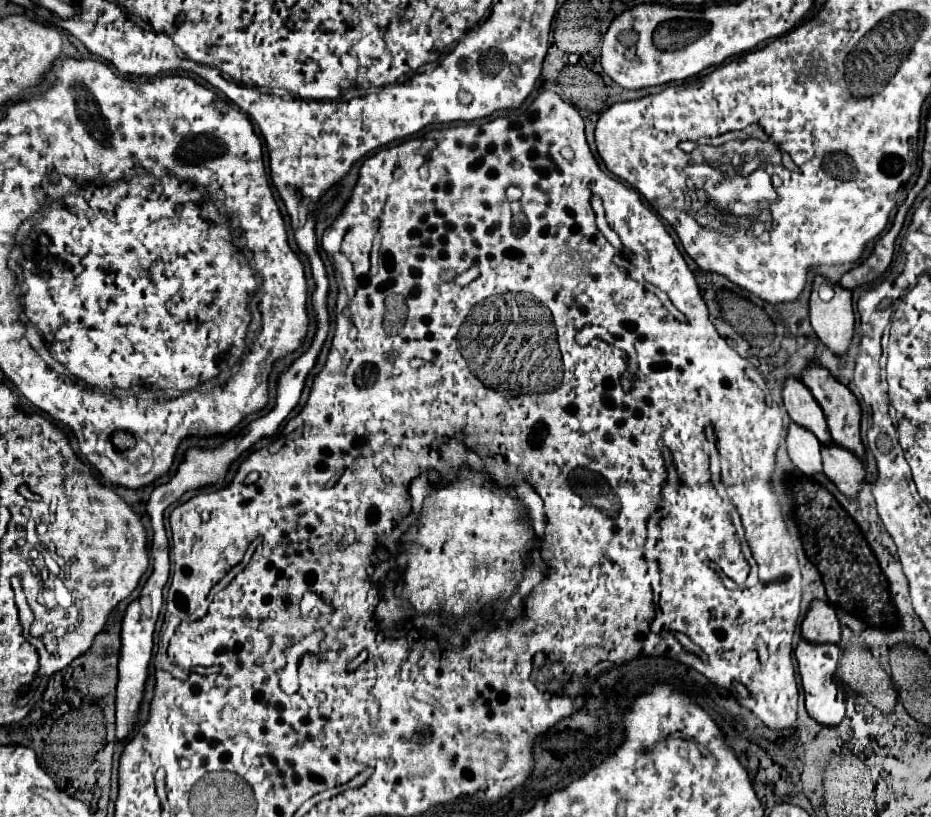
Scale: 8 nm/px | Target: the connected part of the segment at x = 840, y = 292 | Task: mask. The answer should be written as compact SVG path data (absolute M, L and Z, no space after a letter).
M815 278L813 294L809 302L811 326L817 338L837 356L845 358L855 336L855 314L851 304L851 292L843 290L839 284L835 286L835 296L829 302L819 298L819 282L825 278Z

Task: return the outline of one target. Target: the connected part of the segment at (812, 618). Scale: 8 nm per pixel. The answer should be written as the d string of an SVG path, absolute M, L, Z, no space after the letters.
M813 602L801 624L803 640L815 644L839 644L841 628L835 610L825 602Z

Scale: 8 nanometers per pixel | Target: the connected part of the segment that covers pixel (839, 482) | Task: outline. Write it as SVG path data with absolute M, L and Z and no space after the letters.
M823 446L823 474L837 486L847 498L857 498L865 482L865 468L859 458L839 446Z

